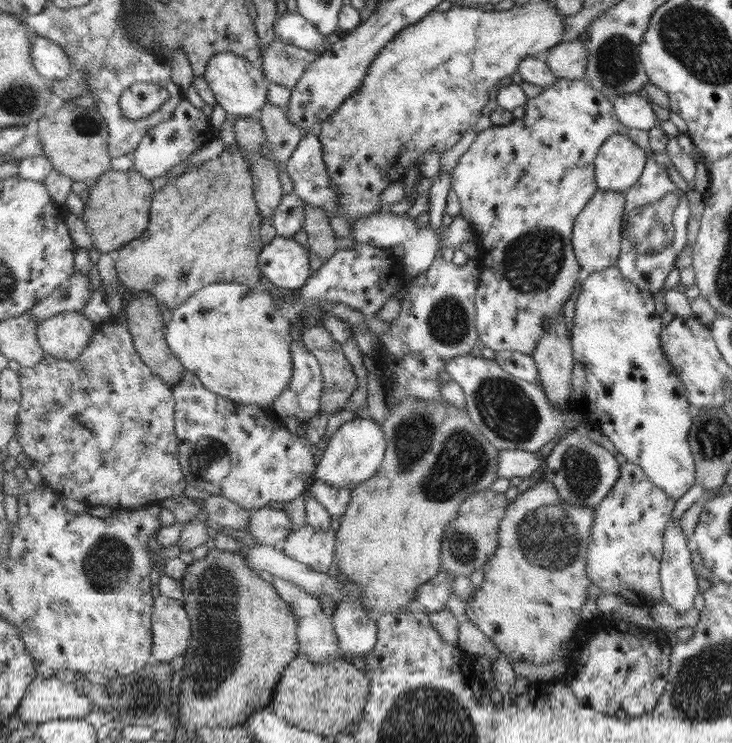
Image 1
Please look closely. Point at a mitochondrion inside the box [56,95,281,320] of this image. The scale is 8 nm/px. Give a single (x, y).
(84, 124)

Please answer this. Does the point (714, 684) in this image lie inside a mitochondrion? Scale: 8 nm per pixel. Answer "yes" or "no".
yes

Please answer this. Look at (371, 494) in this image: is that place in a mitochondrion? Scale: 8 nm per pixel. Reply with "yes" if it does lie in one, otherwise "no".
no

